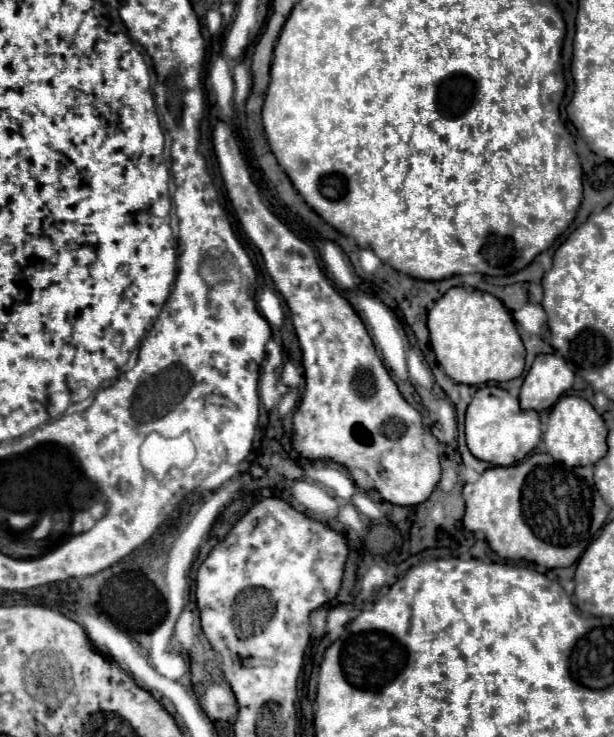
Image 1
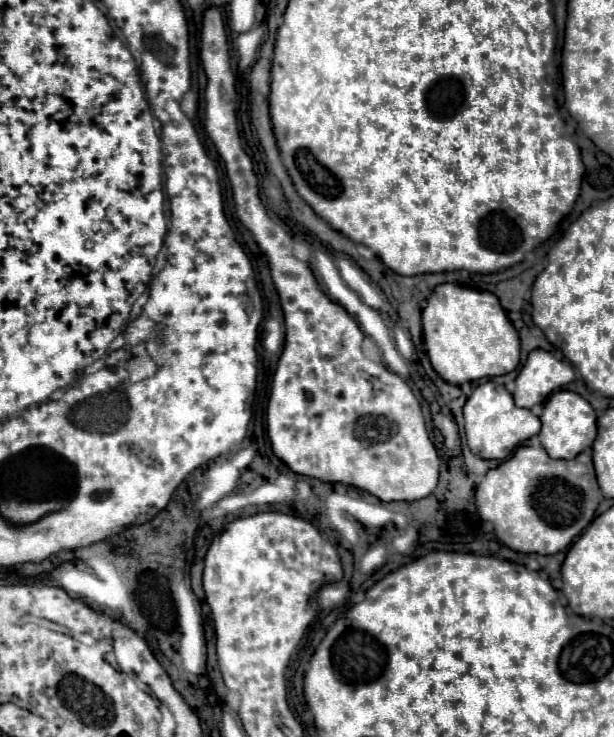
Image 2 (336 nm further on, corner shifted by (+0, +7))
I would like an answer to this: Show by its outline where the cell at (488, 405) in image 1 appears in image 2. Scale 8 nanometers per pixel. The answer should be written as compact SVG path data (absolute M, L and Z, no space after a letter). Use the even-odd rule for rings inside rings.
M493 381L481 383L473 395L467 399L463 407L465 415L465 435L467 435L467 445L473 455L481 459L497 459L503 461L513 455L513 451L527 439L539 433L541 421L535 417L529 409L521 409L513 403L513 395L503 387Z

